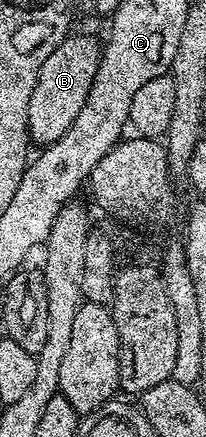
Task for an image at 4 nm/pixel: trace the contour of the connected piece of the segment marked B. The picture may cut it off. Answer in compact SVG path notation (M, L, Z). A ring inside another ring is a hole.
M67 35L44 59L44 67L40 67L40 75L36 79L36 87L32 87L32 95L28 99L28 117L26 131L31 142L38 147L45 147L64 135L68 127L80 115L80 107L84 107L84 99L88 99L88 91L92 87L92 79L96 79L96 67L100 56L100 45L90 37L74 37Z

